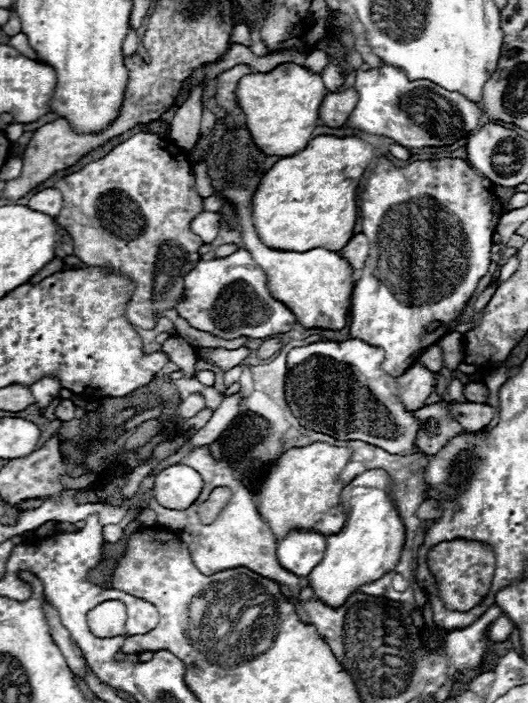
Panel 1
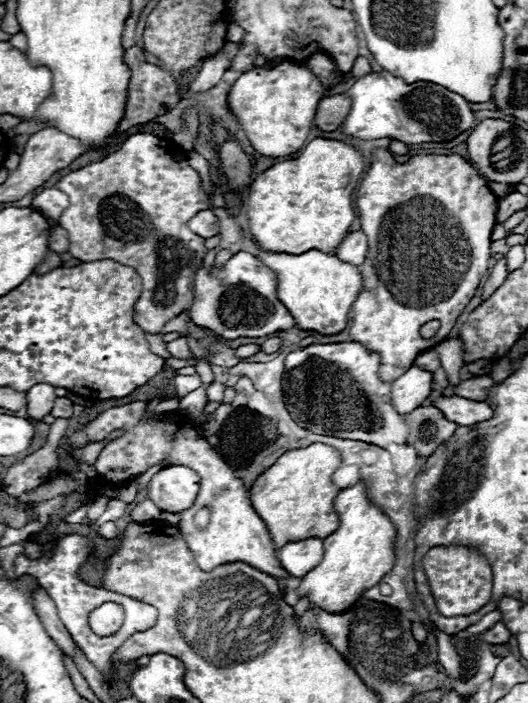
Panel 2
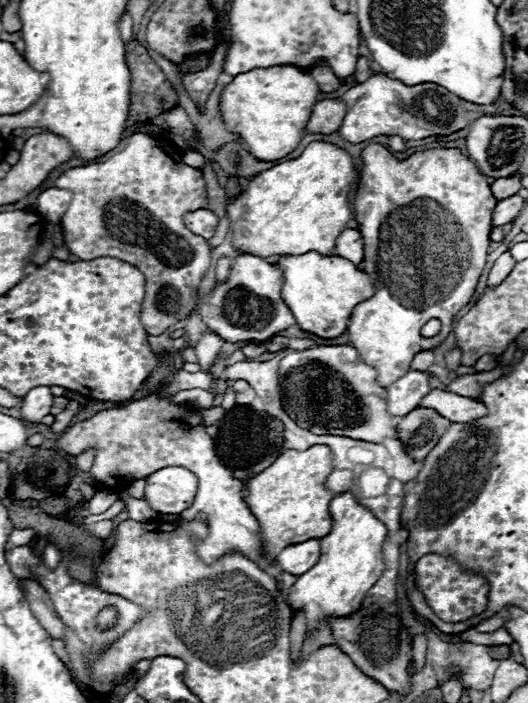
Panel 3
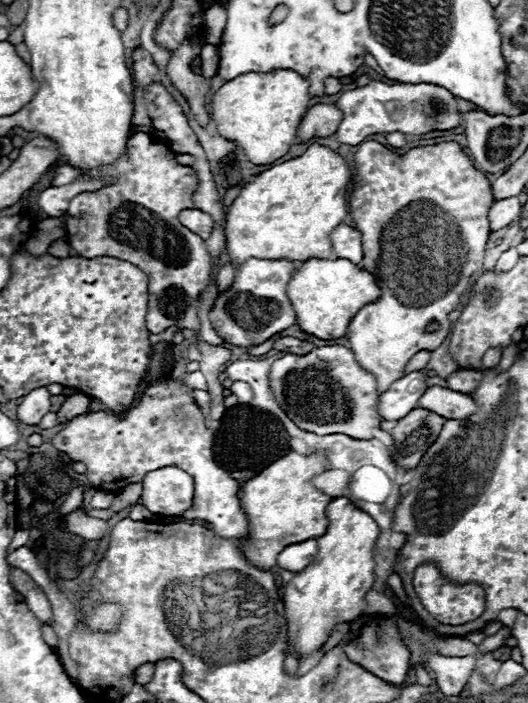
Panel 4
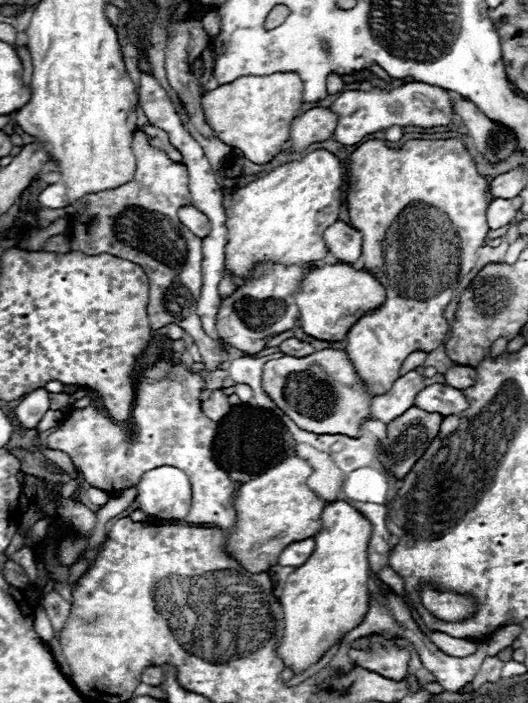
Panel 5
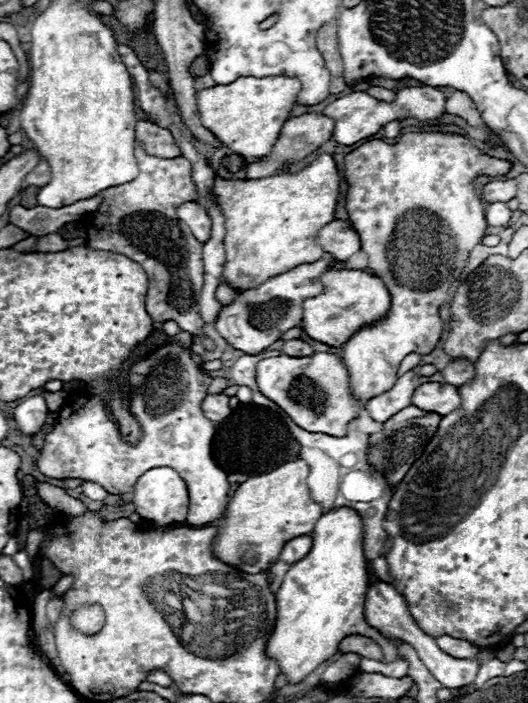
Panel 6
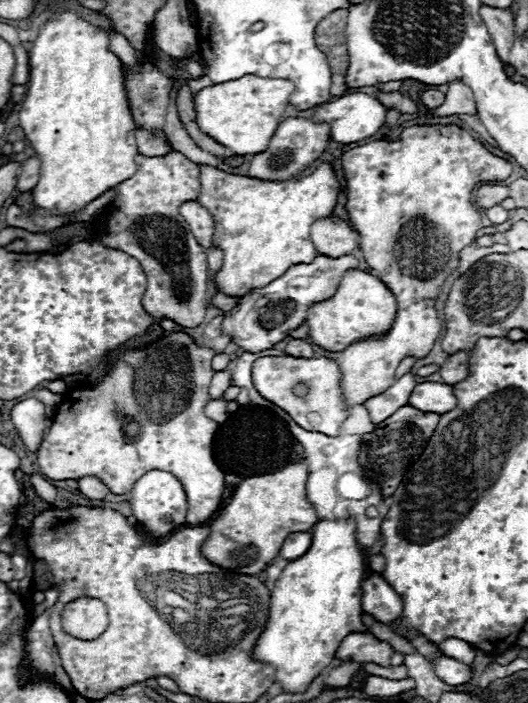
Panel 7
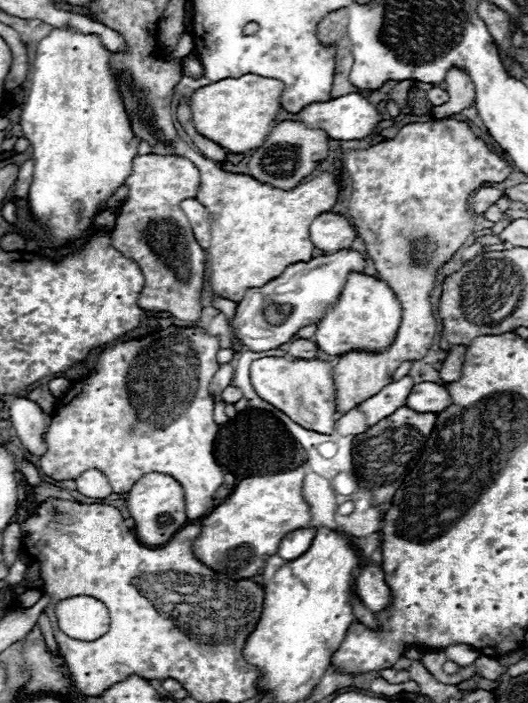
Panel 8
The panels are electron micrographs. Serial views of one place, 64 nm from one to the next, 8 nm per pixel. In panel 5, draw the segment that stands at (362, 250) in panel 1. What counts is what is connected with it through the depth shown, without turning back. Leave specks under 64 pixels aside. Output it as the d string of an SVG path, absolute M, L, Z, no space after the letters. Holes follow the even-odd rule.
M342 220L324 230L324 242L340 262L356 262L362 252L362 234Z

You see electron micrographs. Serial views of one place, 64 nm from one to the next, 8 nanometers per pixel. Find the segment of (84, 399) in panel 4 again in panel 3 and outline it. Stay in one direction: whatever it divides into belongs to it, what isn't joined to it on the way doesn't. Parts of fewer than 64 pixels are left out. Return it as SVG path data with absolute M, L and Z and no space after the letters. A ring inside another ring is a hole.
M70 400L68 402L68 406L60 412L60 414L56 414L56 422L50 426L54 432L64 432L68 426L70 426L70 422L72 422L72 418L78 414L78 410L82 408L82 404L80 402L76 402L76 400Z

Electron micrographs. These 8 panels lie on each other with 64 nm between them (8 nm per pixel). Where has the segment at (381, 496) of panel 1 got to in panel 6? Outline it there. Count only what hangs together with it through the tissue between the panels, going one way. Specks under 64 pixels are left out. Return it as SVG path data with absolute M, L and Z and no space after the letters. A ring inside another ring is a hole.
M350 508L322 514L312 532L312 550L284 574L276 596L276 624L266 642L266 654L274 658L288 684L302 682L310 672L336 654L342 638L362 634L376 640L386 660L396 660L398 648L384 640L364 620L364 596L368 588L368 562L362 550L362 518Z

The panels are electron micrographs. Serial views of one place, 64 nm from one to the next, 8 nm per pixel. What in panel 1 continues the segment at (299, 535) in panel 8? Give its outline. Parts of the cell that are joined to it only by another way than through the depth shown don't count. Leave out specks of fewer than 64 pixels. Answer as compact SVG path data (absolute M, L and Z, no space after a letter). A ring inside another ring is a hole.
M290 532L276 548L278 562L296 576L308 576L326 552L326 536L318 532Z

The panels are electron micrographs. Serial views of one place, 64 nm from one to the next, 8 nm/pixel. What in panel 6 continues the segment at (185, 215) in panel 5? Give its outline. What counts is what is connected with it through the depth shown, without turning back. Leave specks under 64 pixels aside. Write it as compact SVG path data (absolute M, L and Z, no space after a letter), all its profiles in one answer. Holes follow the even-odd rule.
M186 202L186 204L182 204L182 206L178 208L178 218L184 220L184 222L190 226L190 230L192 230L192 234L194 234L194 238L196 238L198 242L206 244L206 242L210 240L212 220L210 220L206 208L202 208L202 206L196 204L196 202Z

